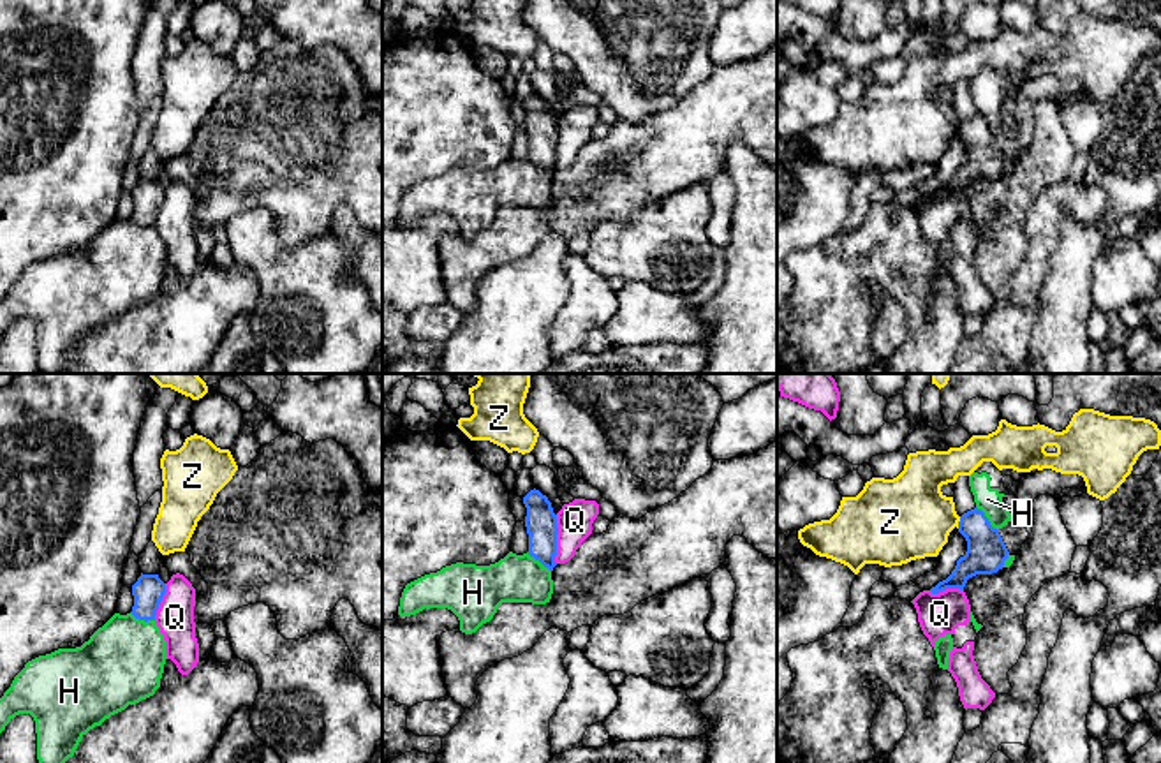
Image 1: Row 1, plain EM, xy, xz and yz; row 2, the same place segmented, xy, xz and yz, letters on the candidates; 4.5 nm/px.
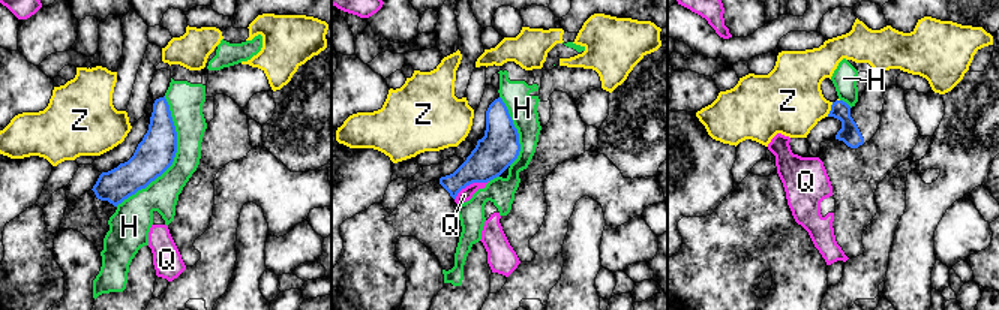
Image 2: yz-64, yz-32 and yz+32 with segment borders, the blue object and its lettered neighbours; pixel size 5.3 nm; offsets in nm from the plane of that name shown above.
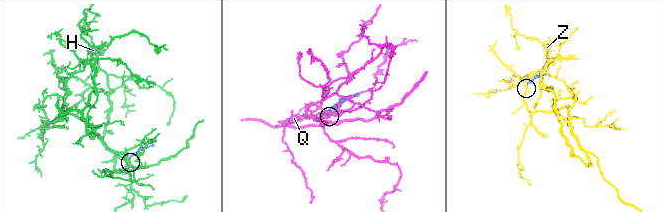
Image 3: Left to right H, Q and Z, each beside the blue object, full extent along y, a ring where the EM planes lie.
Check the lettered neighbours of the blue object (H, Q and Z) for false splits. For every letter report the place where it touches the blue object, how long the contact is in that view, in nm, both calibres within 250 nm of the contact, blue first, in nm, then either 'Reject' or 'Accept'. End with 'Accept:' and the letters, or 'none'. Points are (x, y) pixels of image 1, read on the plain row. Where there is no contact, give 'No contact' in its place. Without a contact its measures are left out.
H: Touches blue at yz (987, 124). Shared border 160 nm. Thickness 180 nm (blue) against 120 nm. Reject
Q: Touches blue at xz (555, 145). Shared border 220 nm. Thickness 140 nm (blue) against 160 nm. Reject
Z: Touches blue at yz (959, 127). Shared border 60 nm. Thickness 180 nm (blue) against 380 nm. Reject
Accept: none

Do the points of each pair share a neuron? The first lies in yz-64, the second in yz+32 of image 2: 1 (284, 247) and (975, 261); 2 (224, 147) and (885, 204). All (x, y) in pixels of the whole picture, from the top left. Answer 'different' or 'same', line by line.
1: different
2: different

